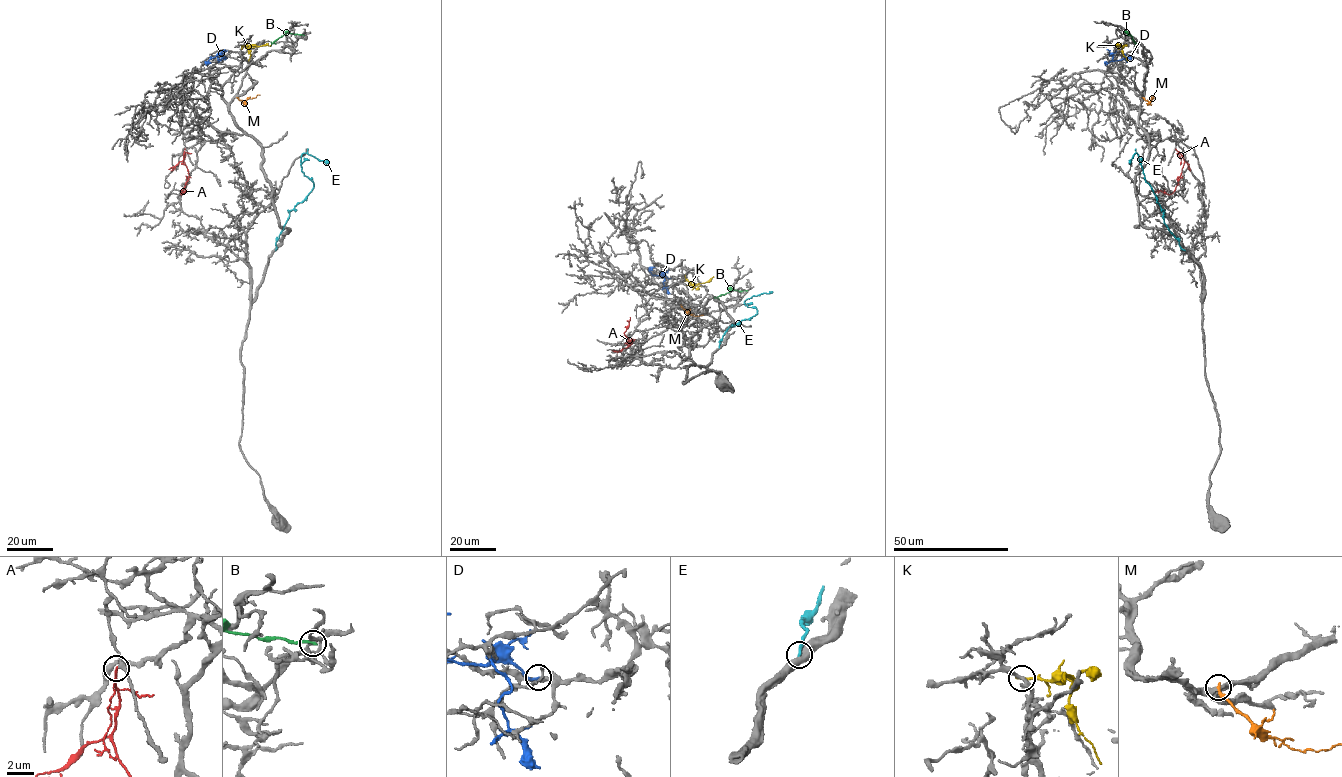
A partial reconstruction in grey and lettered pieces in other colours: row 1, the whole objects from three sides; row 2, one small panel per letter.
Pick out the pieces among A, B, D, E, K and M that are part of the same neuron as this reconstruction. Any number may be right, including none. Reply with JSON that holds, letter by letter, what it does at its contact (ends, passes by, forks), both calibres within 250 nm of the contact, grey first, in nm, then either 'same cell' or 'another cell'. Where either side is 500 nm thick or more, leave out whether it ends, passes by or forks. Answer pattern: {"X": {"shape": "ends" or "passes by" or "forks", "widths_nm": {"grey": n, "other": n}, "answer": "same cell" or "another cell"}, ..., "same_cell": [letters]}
{"A": {"shape": "ends", "widths_nm": {"grey": 260, "other": 180}, "answer": "another cell"}, "B": {"shape": "ends", "widths_nm": {"grey": 240, "other": 200}, "answer": "another cell"}, "D": {"shape": "ends", "widths_nm": {"grey": 320, "other": 200}, "answer": "another cell"}, "E": {"widths_nm": {"grey": 550, "other": 240}, "answer": "another cell"}, "K": {"shape": "ends", "widths_nm": {"grey": 320, "other": 220}, "answer": "another cell"}, "M": {"shape": "ends", "widths_nm": {"grey": 480, "other": 320}, "answer": "another cell"}, "same_cell": []}

